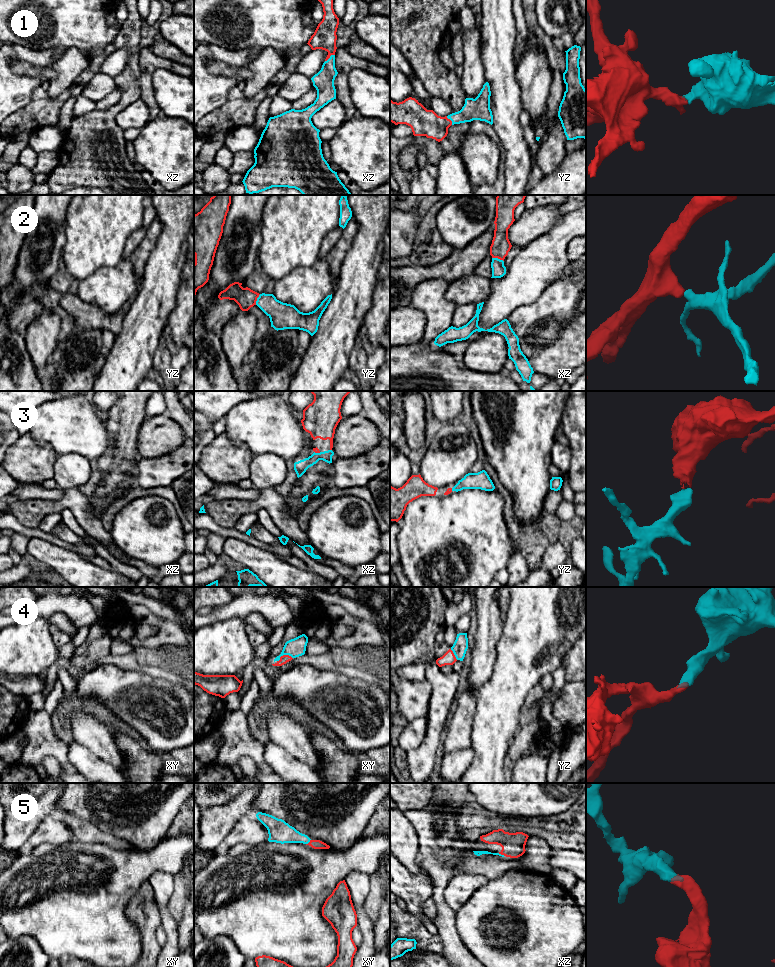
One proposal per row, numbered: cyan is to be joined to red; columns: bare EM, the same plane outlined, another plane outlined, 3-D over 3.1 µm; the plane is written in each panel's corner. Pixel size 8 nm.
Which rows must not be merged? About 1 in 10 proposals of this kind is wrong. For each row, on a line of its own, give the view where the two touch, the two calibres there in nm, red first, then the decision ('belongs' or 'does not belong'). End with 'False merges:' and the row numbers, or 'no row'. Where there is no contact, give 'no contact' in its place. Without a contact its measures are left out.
1: xz | 190/170 nm | belongs
2: xz | 150/110 nm | belongs
3: xz | 50/110 nm | belongs
4: xy | 70/150 nm | belongs
5: xy | 80/180 nm | belongs
False merges: no row

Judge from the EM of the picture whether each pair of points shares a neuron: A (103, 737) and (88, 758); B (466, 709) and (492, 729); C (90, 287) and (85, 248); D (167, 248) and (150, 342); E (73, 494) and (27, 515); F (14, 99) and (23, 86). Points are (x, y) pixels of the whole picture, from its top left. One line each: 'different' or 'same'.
A: different
B: different
C: different
D: same
E: same
F: same

